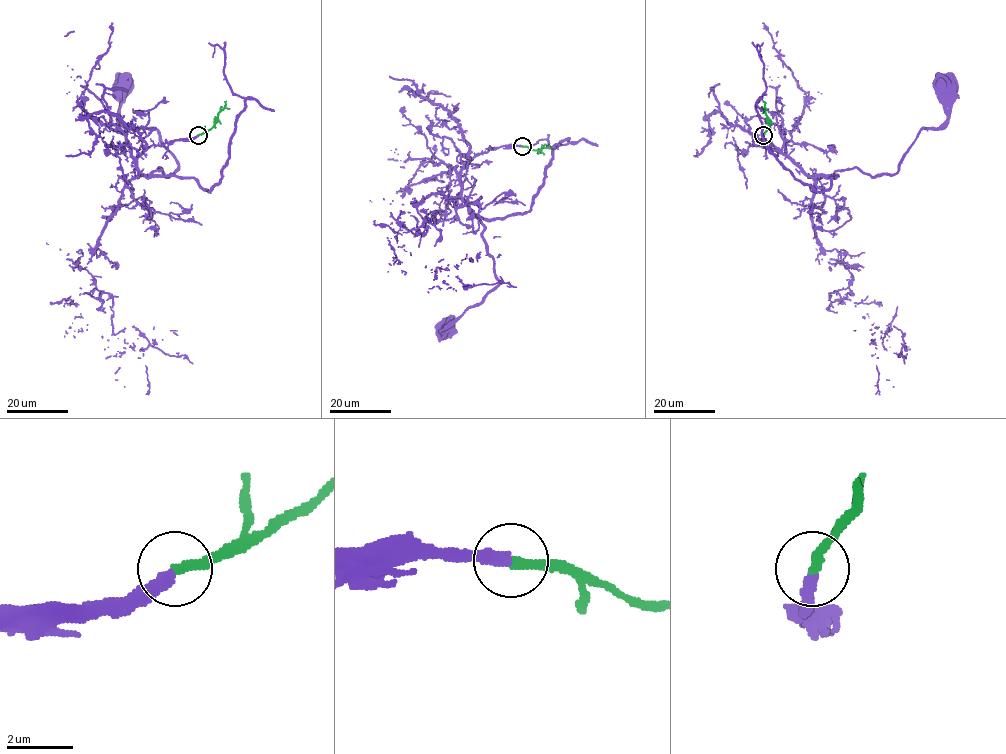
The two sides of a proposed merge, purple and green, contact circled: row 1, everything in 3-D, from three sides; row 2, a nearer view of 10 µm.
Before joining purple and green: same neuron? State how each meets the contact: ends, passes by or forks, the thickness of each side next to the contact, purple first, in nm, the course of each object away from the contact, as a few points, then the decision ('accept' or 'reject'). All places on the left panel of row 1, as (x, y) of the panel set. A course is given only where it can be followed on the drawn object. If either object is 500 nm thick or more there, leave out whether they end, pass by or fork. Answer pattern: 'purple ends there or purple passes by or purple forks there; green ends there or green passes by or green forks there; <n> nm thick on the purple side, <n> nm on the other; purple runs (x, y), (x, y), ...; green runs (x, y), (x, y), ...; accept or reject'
purple ends there; green ends there; 360 nm thick on the purple side, 280 nm on the other; purple runs (198, 134), (148, 147), (138, 176), (160, 167), (169, 176), (178, 161), (156, 129), (119, 119), (120, 86); green runs (198, 134), (214, 125), (226, 101); accept

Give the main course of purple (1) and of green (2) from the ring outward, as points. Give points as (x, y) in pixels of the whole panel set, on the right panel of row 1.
1: (763, 134), (810, 176), (858, 167), (871, 176), (894, 174), (918, 132), (937, 128), (946, 119), (951, 86)
2: (763, 134), (768, 118), (762, 101)

